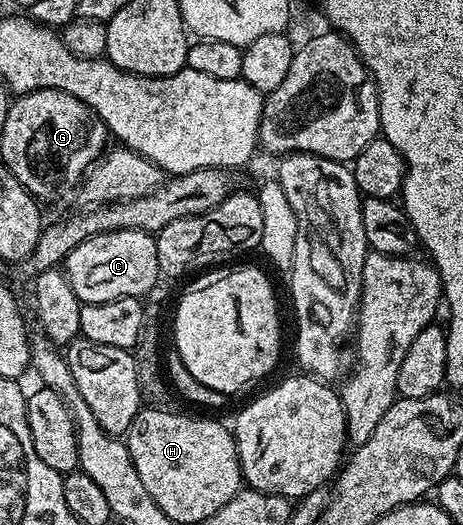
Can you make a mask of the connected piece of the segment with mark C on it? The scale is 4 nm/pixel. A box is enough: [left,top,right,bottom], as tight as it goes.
[64,230,160,304]

